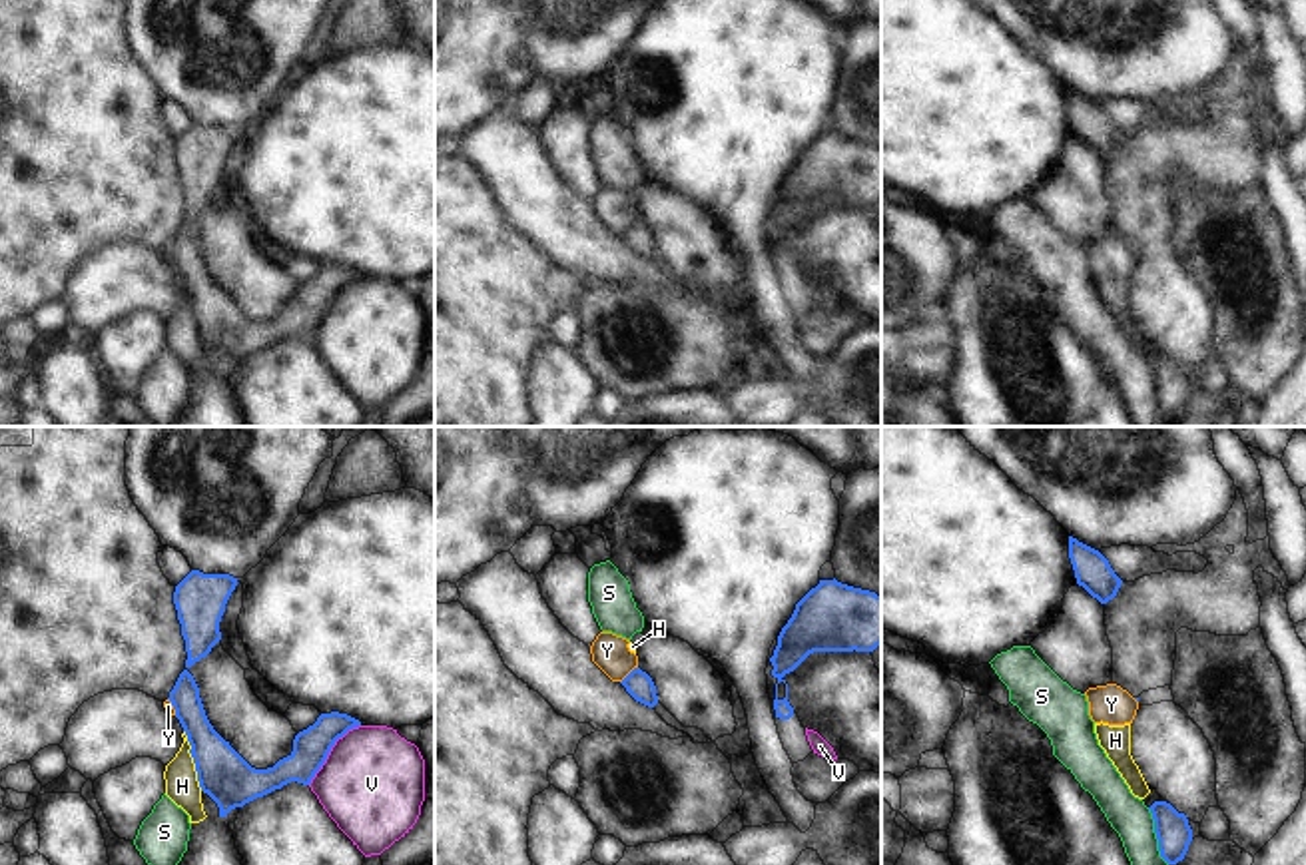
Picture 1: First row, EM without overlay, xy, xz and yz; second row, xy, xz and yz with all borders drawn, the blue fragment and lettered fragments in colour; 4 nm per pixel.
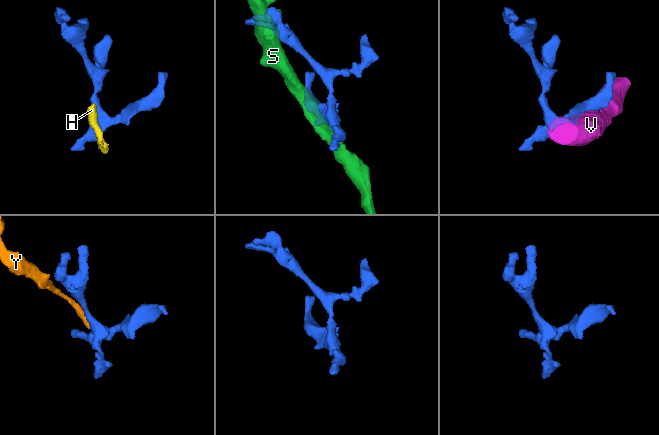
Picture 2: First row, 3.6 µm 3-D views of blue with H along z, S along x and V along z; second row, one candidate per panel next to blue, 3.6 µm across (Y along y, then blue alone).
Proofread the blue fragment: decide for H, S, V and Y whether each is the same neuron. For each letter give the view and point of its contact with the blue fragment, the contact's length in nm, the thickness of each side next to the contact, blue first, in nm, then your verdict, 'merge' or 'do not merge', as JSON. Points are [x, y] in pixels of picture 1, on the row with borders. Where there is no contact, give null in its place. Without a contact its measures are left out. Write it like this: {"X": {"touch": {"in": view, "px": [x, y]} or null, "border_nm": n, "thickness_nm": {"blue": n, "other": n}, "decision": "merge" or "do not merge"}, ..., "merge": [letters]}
{"H": {"touch": {"in": "xy", "px": [194, 760]}, "border_nm": 260, "thickness_nm": {"blue": 200, "other": 140}, "decision": "do not merge"}, "S": {"touch": {"in": "yz", "px": [1157, 836]}, "border_nm": 240, "thickness_nm": {"blue": 140, "other": 160}, "decision": "do not merge"}, "V": {"touch": {"in": "xy", "px": [329, 750]}, "border_nm": 320, "thickness_nm": {"blue": 150, "other": 420}, "decision": "do not merge"}, "Y": {"touch": {"in": "xz", "px": [629, 674]}, "border_nm": 100, "thickness_nm": {"blue": 110, "other": 150}, "decision": "do not merge"}, "merge": []}

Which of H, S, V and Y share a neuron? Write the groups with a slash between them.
H Y / S / V

